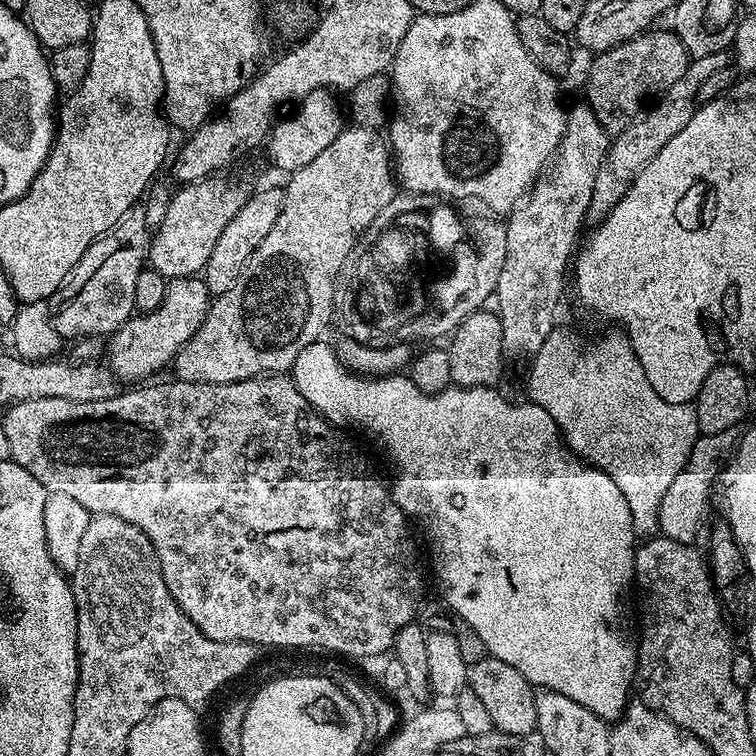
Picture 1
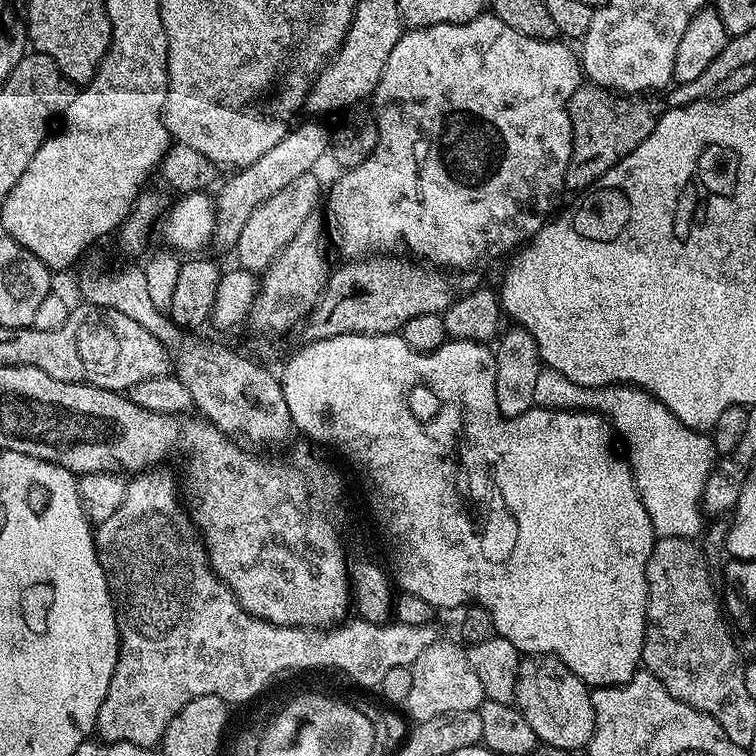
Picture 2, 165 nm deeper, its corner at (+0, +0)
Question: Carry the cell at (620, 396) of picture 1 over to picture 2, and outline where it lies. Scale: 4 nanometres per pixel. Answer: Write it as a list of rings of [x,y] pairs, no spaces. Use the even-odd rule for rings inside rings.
[[[544,368],[538,374],[538,383],[534,385],[536,404],[542,408],[567,408],[569,410],[591,410],[603,414],[612,425],[615,435],[624,439],[628,447],[626,459],[632,465],[632,477],[636,483],[638,494],[642,498],[642,506],[646,506],[646,514],[650,514],[650,522],[654,526],[657,537],[677,536],[683,540],[692,540],[701,535],[706,524],[706,516],[702,511],[702,494],[708,481],[708,475],[718,460],[716,447],[712,444],[711,435],[695,432],[690,426],[678,422],[662,402],[658,402],[643,388],[631,384],[611,384],[605,388],[587,388],[570,382],[553,368]]]

